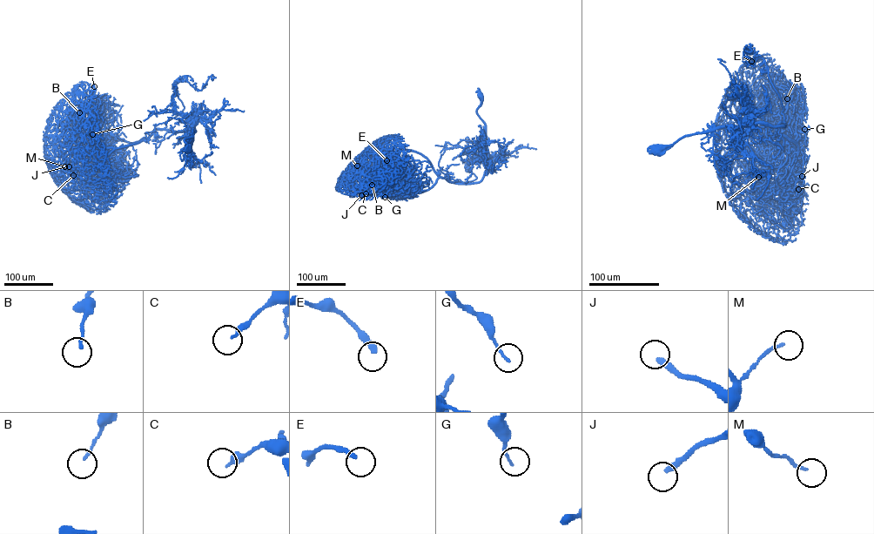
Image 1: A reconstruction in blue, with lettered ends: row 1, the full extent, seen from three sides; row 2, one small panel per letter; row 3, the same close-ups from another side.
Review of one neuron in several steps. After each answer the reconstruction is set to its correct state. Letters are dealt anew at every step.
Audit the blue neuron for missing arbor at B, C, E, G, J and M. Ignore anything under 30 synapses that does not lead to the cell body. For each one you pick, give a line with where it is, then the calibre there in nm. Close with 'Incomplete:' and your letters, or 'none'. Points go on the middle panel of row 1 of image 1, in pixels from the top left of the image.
J: place (361, 195); calibre 320 nm
Incomplete: J

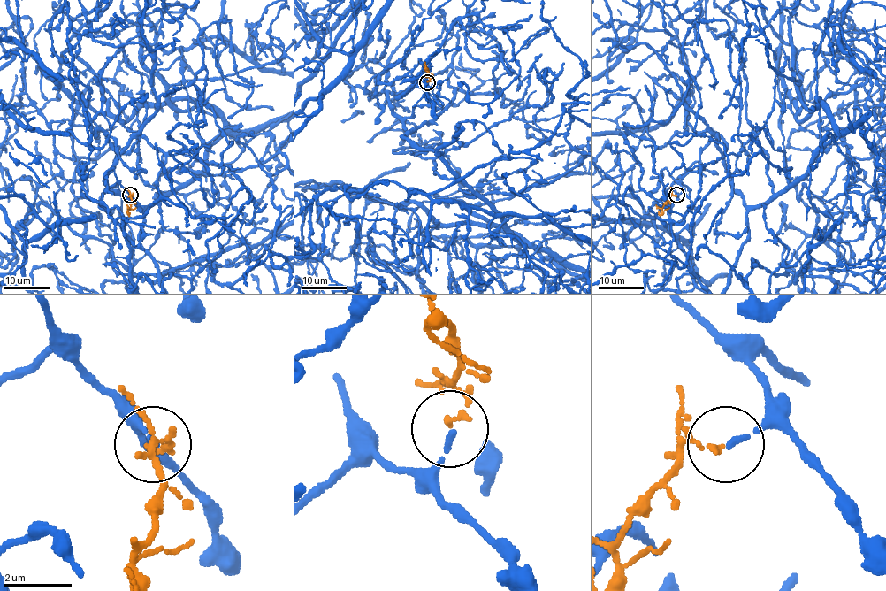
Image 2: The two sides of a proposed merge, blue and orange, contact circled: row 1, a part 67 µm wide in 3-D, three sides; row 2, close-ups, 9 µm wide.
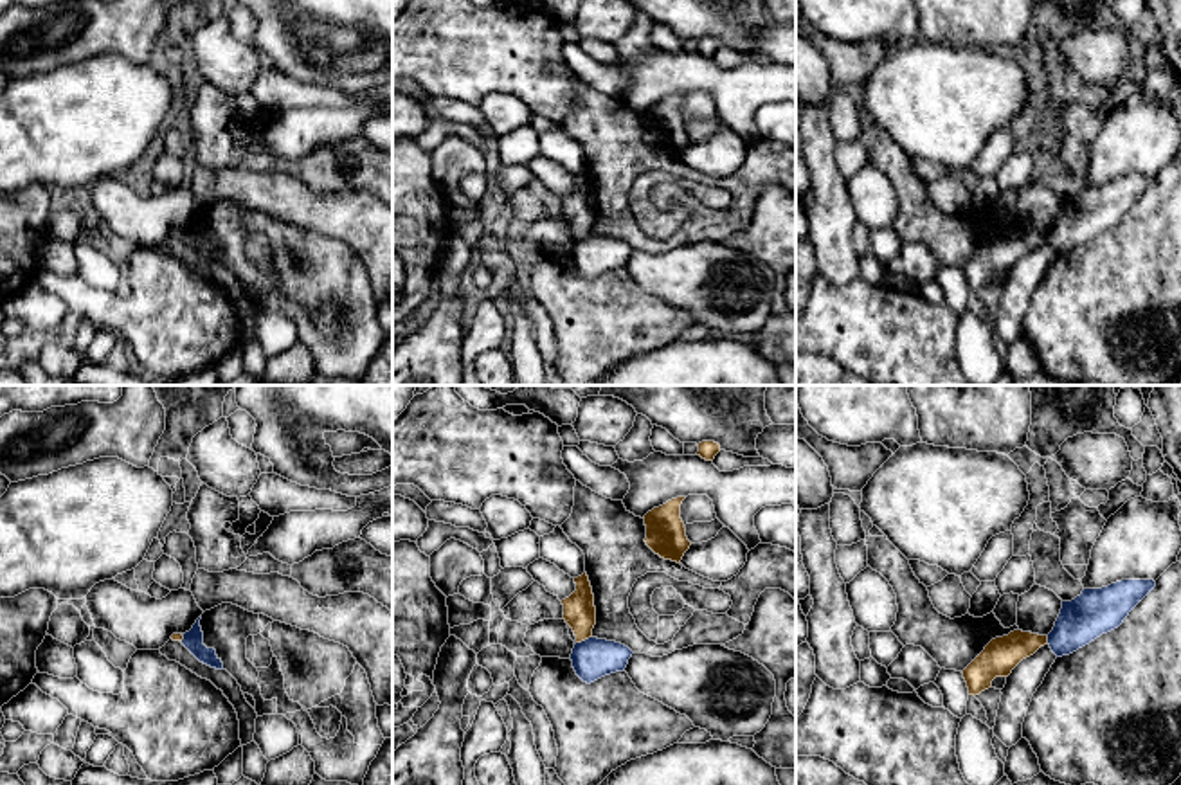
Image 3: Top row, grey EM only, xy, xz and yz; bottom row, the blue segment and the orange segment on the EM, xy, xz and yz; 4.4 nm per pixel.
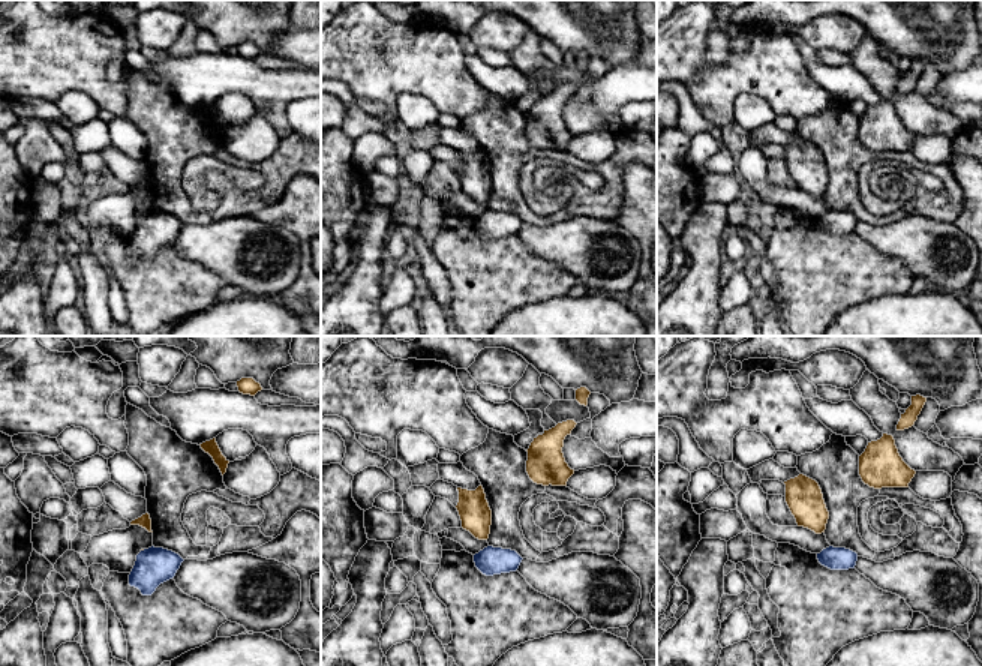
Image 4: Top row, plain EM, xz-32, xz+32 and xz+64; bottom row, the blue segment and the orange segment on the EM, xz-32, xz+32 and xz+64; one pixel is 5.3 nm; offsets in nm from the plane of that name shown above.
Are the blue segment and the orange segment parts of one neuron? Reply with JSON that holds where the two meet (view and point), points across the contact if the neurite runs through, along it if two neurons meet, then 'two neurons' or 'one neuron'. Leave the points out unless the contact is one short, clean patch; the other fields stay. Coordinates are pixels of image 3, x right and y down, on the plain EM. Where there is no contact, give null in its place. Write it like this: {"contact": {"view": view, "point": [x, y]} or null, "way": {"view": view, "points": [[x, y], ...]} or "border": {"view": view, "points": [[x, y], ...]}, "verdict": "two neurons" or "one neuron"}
{"contact": {"view": "xz", "point": [585, 236]}, "border": {"view": "xz", "points": [[591, 233], [576, 240]]}, "verdict": "two neurons"}

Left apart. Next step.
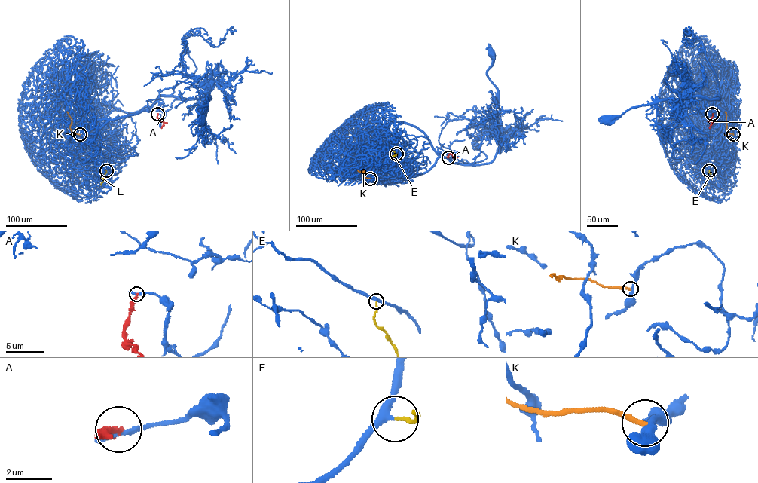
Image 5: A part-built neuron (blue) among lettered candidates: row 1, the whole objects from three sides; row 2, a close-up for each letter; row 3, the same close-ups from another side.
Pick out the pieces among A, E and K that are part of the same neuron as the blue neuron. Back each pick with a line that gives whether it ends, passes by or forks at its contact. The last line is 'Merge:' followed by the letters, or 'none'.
E: It ends there
Merge: E

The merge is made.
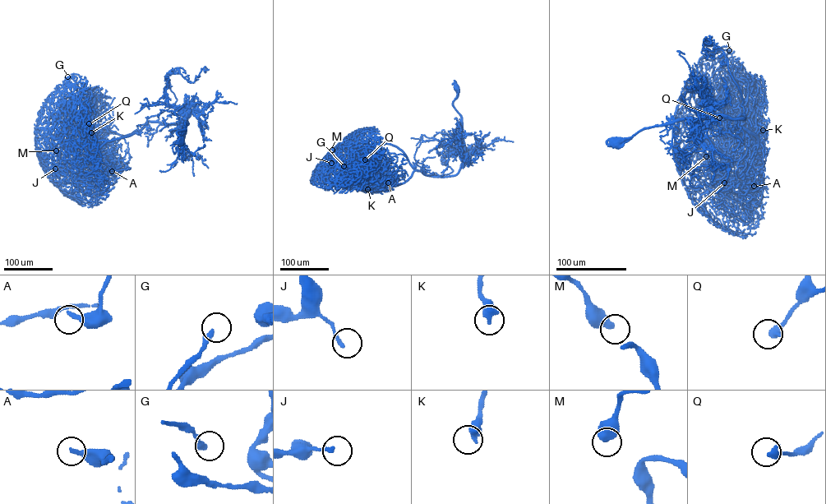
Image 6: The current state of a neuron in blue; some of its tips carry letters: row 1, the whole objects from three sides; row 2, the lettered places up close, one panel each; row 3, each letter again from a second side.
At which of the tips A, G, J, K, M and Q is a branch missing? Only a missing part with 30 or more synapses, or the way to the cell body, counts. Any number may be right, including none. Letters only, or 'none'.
none

